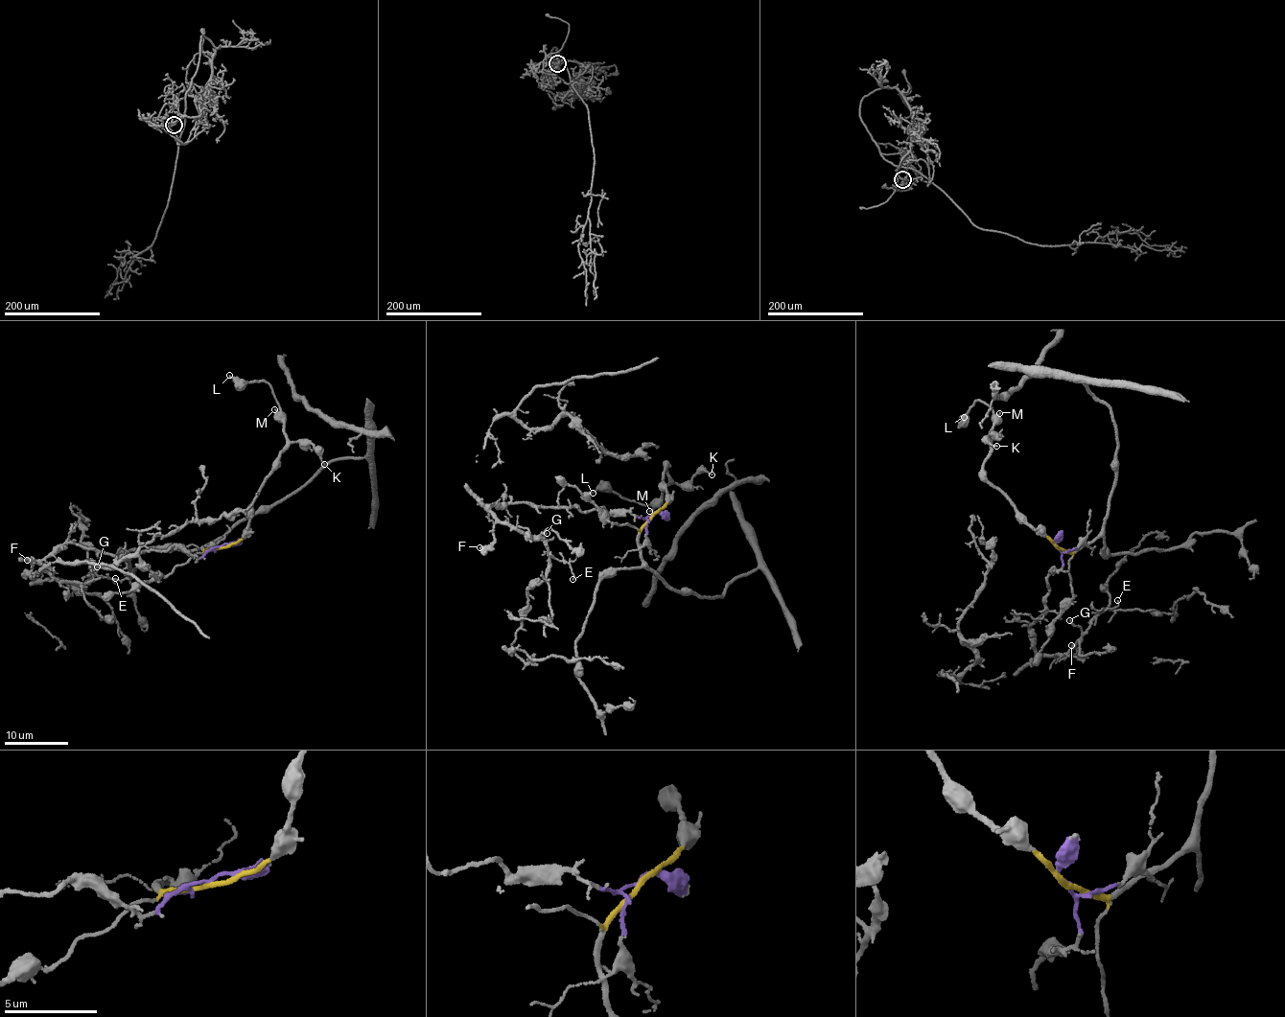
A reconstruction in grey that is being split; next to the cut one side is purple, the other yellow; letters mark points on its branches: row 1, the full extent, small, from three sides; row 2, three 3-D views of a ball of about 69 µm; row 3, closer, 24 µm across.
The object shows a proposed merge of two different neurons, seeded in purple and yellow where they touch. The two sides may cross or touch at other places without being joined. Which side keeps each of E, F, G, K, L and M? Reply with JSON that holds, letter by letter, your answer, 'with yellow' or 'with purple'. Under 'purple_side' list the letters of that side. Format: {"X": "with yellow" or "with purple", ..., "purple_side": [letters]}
{"E": "with purple", "F": "with purple", "G": "with purple", "K": "with yellow", "L": "with yellow", "M": "with yellow", "purple_side": ["E", "F", "G"]}

